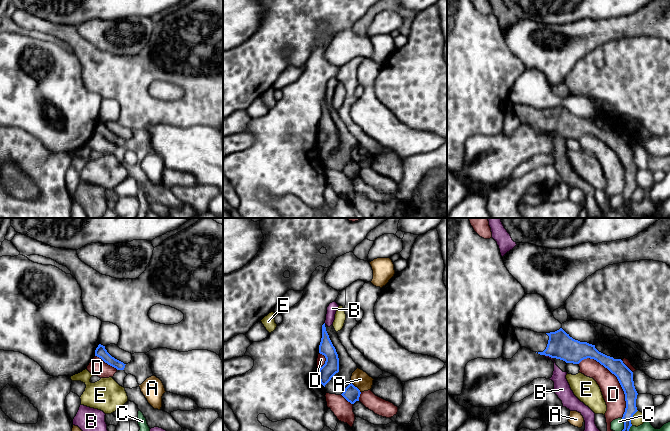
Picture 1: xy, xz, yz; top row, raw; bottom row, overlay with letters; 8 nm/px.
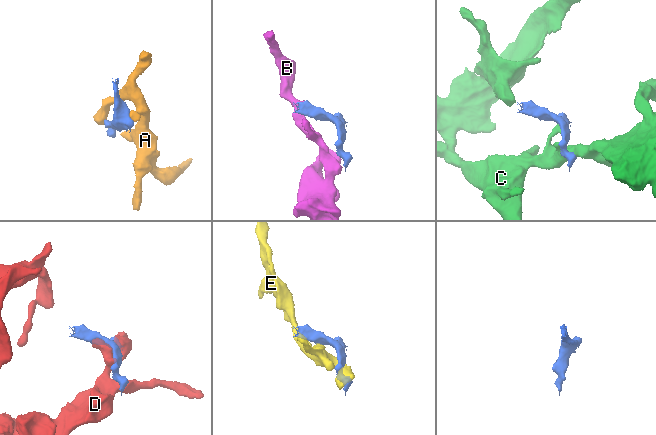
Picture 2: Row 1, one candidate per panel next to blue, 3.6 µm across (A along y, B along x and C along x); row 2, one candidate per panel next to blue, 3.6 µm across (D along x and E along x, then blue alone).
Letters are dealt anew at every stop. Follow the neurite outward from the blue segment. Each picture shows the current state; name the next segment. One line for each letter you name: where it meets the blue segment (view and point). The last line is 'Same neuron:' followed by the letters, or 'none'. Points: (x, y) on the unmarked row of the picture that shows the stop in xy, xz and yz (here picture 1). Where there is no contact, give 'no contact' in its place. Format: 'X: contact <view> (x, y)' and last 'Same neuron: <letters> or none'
Same neuron: none

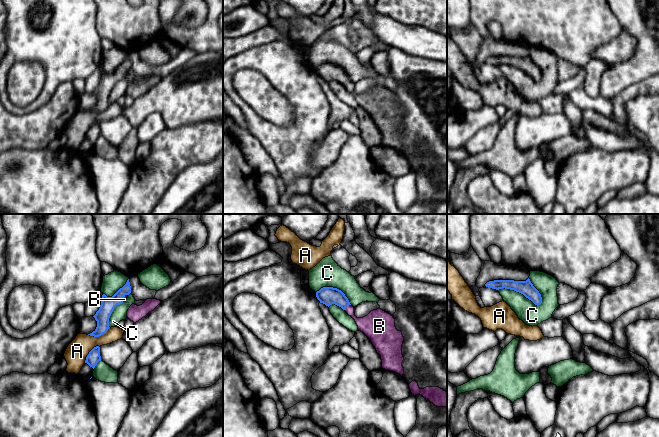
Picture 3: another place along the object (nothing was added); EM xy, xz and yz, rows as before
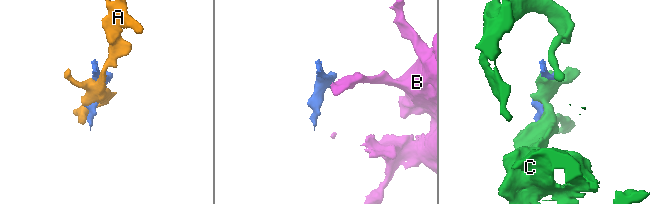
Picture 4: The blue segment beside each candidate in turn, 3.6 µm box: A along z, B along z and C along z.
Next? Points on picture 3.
B: contact xz (347, 82)
Same neuron: B

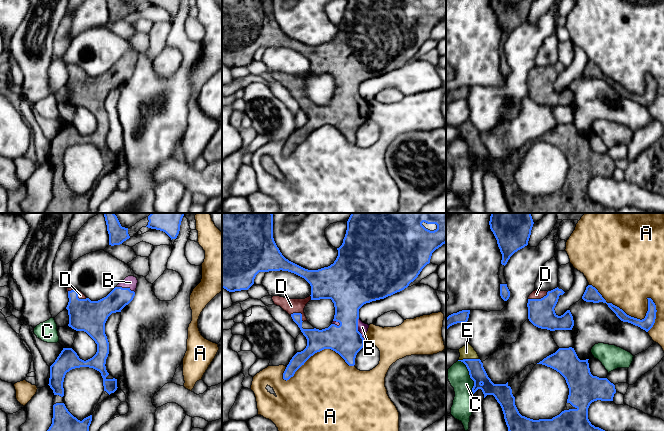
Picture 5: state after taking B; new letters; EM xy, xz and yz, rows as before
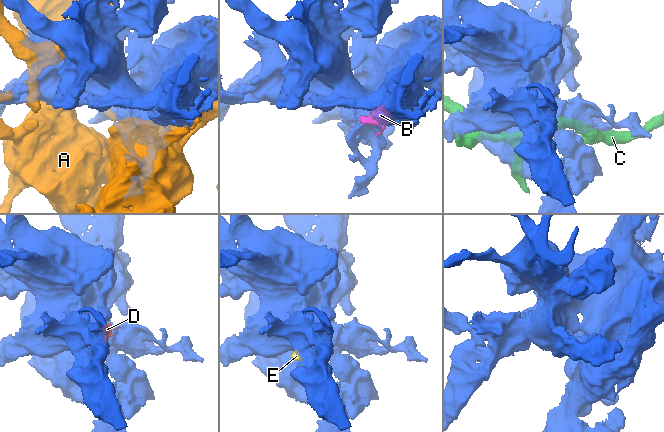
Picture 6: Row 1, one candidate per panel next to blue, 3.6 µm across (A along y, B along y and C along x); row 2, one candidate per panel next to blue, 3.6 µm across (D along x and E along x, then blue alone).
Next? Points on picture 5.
B: contact xz (359, 108)
D: contact xy (77, 70)
E: contact yz (468, 135)
Same neuron: B, D, E

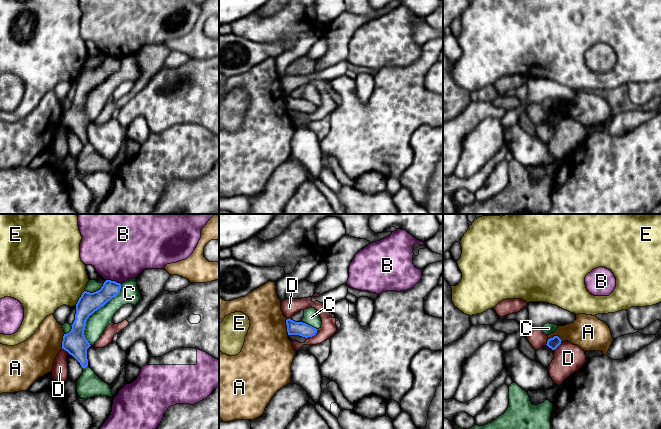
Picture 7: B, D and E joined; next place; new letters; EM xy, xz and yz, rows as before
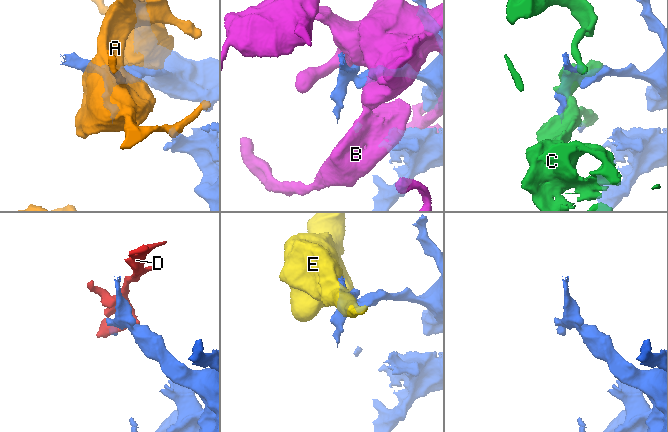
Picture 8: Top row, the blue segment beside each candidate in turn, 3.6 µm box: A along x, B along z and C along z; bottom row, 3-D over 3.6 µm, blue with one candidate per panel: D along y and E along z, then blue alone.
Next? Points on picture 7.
Same neuron: none

